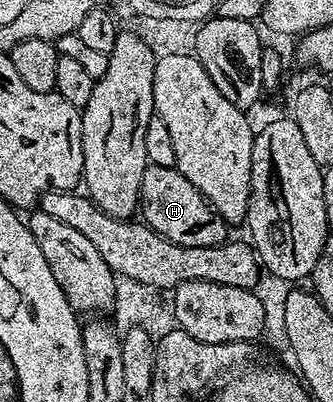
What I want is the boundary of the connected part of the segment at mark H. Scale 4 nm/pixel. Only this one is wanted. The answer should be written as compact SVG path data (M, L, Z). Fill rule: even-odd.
M147 164L140 183L138 200L140 202L140 217L144 224L164 239L168 239L172 243L180 243L180 247L212 247L221 245L223 241L227 240L227 222L215 214L206 200L196 191L196 187L192 187L192 183L188 183L188 179L184 179L184 175L177 167L169 169Z

